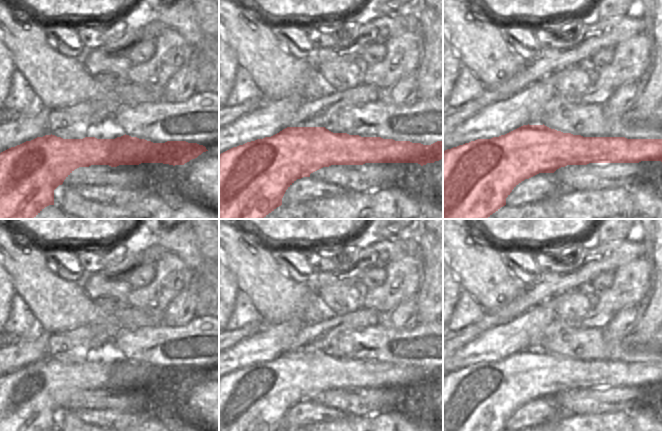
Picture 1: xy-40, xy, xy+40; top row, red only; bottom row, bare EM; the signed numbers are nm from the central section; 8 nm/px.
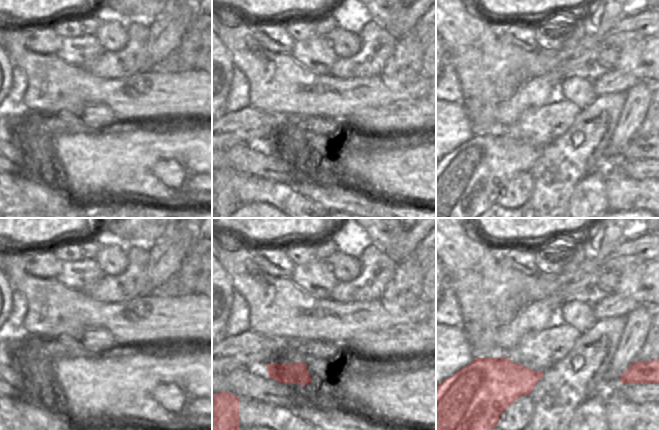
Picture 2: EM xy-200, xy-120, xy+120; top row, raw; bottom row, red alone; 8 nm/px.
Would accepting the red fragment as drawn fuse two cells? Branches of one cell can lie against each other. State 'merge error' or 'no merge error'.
no merge error

